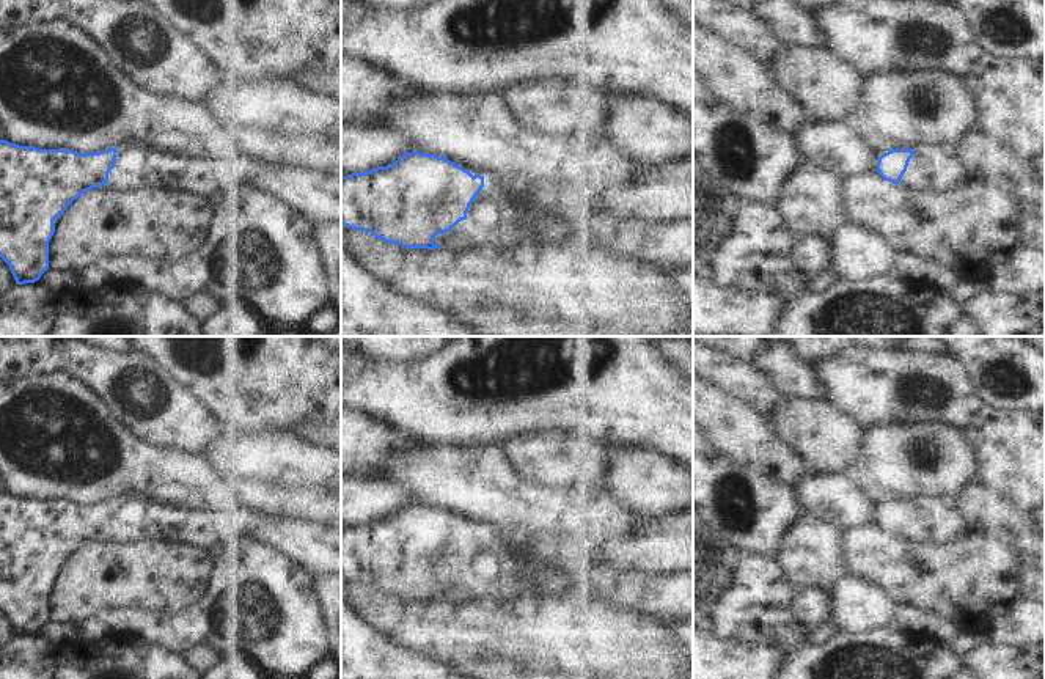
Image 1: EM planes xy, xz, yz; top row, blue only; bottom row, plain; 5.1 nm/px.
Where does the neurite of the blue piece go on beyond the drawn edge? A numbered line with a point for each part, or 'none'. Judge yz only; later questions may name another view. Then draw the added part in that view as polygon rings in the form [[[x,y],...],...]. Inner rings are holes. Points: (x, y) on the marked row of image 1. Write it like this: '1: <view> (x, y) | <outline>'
1: yz (929, 168) | [[[921,146],[913,152],[899,184],[935,190],[952,190],[960,184],[963,170],[952,151]]]

